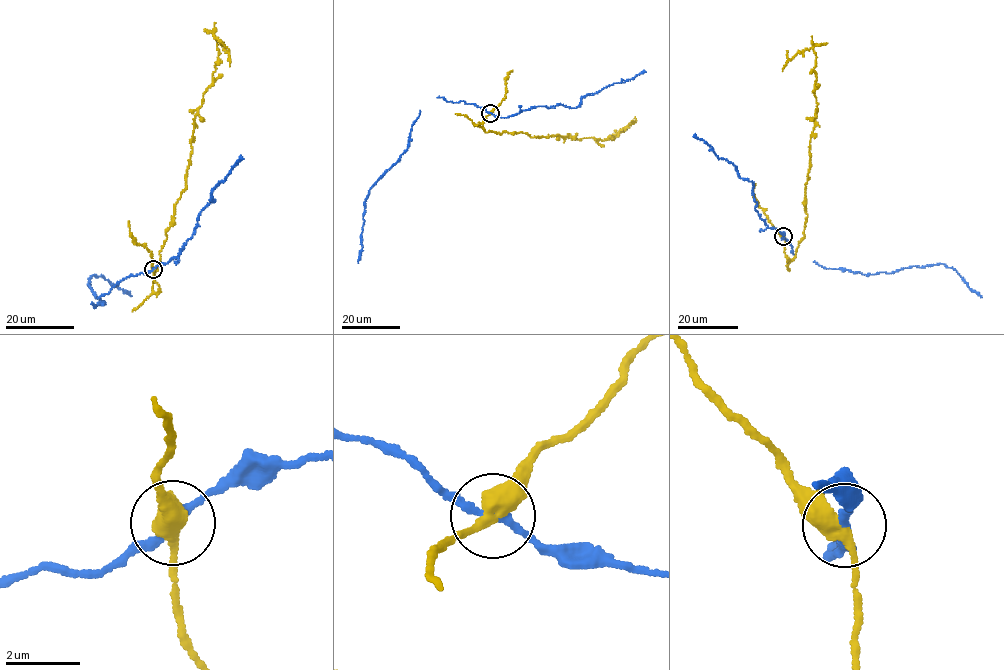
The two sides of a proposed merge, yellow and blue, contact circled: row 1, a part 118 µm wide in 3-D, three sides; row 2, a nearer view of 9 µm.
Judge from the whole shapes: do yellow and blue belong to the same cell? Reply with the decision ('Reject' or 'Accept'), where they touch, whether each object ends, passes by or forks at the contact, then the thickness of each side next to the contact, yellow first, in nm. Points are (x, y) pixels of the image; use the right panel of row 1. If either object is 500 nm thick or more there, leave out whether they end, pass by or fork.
Reject. Place: (783, 236). At the ring yellow passes by. At the ring blue passes by. Thickness 400 nm (yellow) against 200 nm

